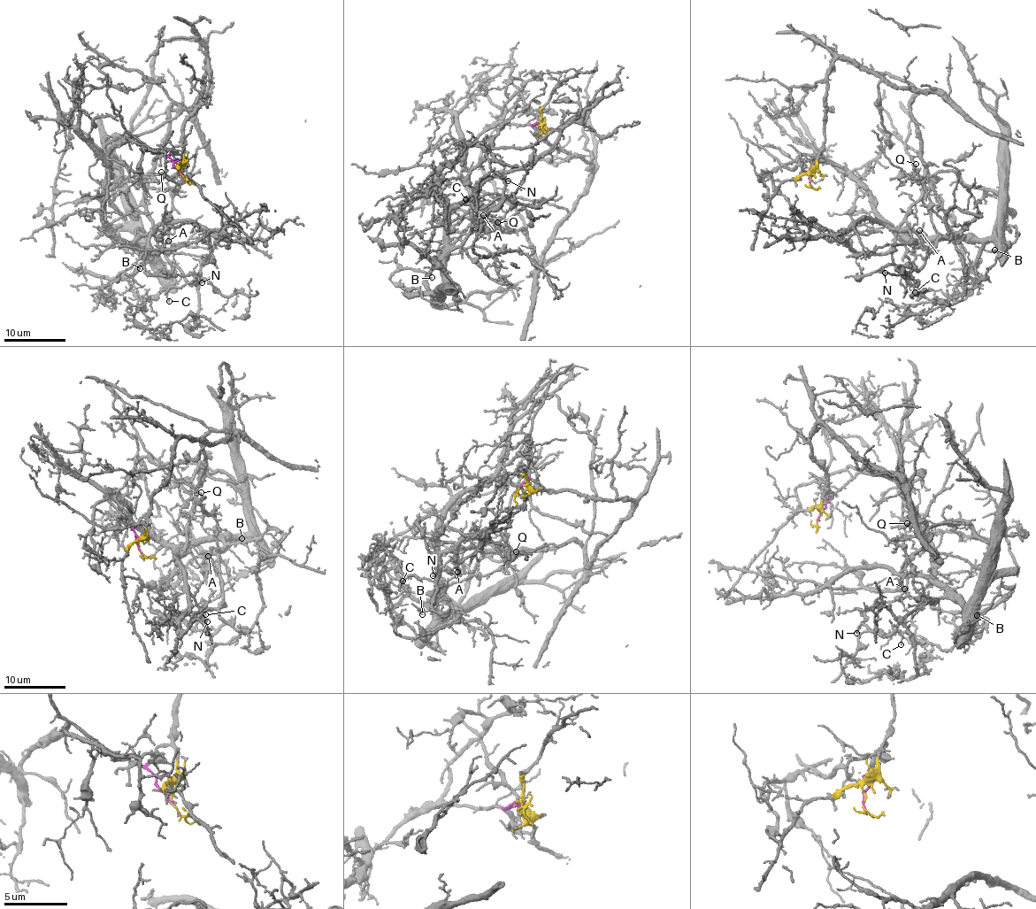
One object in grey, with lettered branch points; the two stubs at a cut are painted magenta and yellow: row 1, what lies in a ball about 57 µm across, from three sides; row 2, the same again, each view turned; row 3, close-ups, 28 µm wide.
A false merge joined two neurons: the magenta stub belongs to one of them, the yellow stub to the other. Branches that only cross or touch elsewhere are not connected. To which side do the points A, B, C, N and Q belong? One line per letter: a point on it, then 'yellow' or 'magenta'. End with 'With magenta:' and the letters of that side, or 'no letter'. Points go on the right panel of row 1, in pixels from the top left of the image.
A: (919, 230) | magenta
B: (994, 250) | magenta
C: (915, 292) | magenta
N: (885, 273) | magenta
Q: (916, 164) | magenta
With magenta: A, B, C, N, Q

